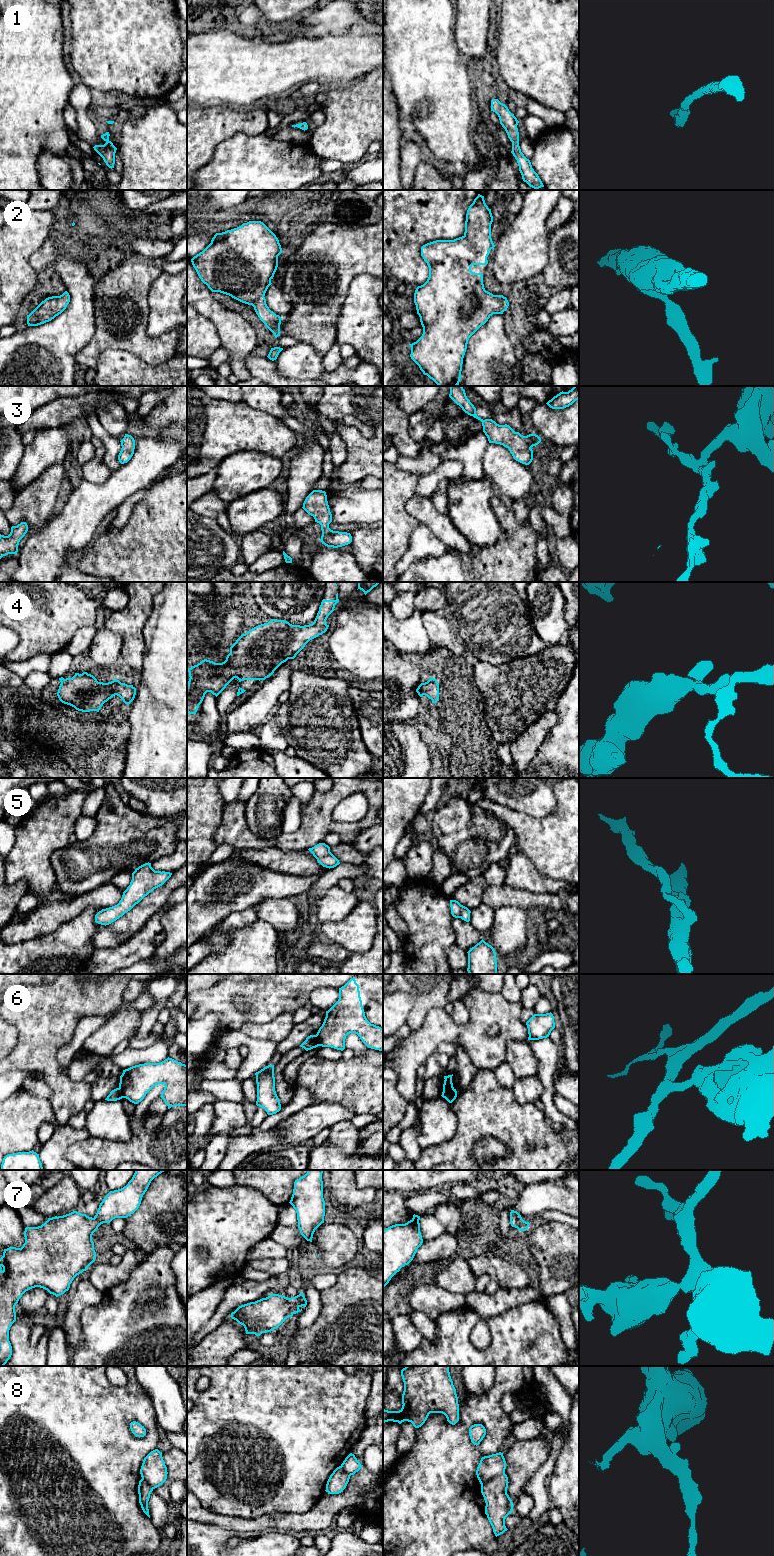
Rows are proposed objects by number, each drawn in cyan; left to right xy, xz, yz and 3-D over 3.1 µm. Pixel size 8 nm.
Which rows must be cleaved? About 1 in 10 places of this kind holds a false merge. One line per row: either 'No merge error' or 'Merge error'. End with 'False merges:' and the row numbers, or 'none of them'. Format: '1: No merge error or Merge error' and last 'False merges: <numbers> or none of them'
1: No merge error
2: No merge error
3: No merge error
4: No merge error
5: No merge error
6: Merge error
7: No merge error
8: Merge error
False merges: 6, 8

